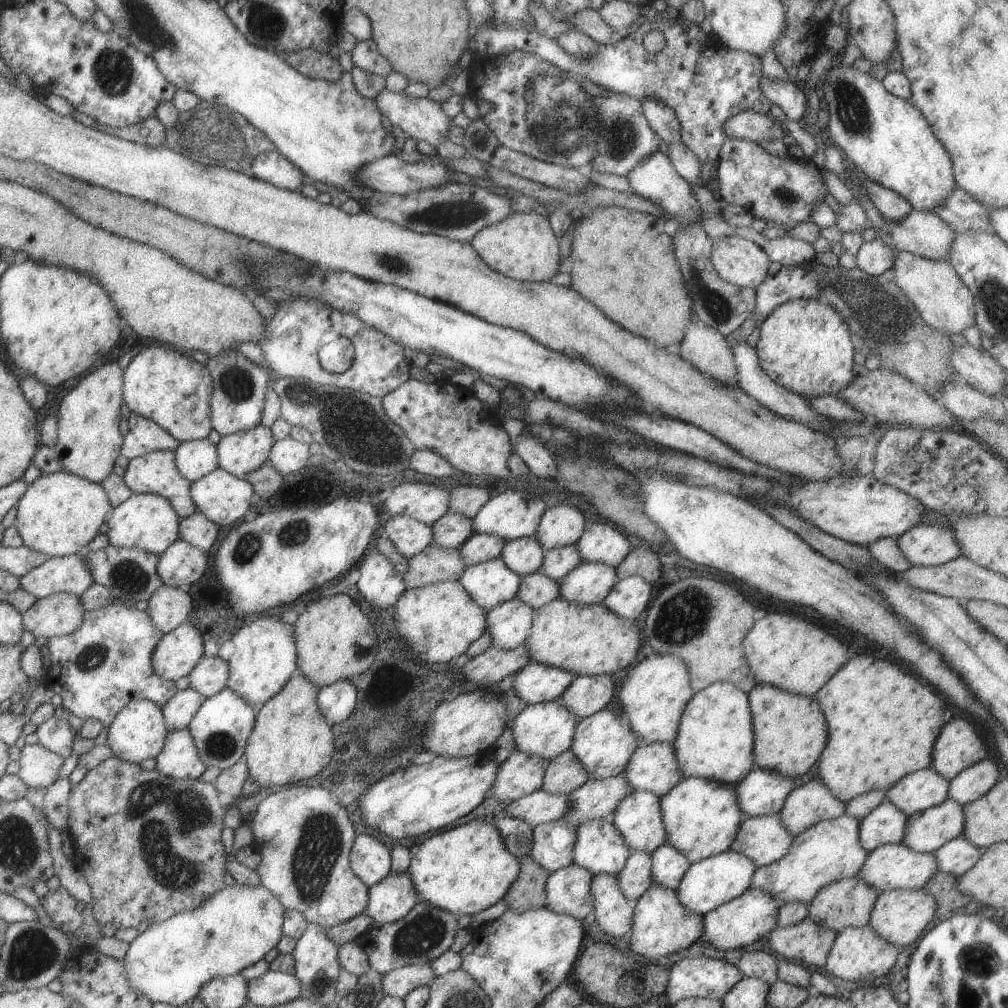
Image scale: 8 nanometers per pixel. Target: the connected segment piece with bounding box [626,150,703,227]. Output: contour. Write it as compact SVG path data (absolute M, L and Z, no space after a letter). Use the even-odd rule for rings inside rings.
M658 150L636 168L633 168L626 177L636 194L647 198L663 210L669 217L671 226L701 226L703 220L702 206L694 194L693 186L678 174L669 156L664 155Z

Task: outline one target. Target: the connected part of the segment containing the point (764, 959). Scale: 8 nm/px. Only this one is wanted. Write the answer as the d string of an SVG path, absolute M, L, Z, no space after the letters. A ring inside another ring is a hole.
M764 952L734 953L731 956L744 977L754 977L766 981L769 985L779 979L778 956Z

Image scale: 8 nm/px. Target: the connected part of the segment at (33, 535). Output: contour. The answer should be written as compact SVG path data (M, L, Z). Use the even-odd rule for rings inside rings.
M64 470L42 473L27 486L17 505L17 520L14 525L23 541L32 550L49 557L73 555L86 548L99 533L100 526L108 520L106 516L112 512L113 507L100 483Z

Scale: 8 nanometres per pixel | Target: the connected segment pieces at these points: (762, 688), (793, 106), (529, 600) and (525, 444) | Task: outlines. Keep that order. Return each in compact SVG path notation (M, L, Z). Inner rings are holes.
M756 684L749 692L749 703L755 736L755 767L792 778L806 774L819 760L829 737L826 717L818 701L813 697L793 695L775 686Z
M769 78L760 79L762 92L785 112L788 119L800 121L807 115L806 102L808 94L804 94L802 86L793 81L771 81Z
M538 571L522 577L516 597L537 611L560 597L560 587L558 581Z
M526 427L519 434L515 448L536 476L550 480L558 476L558 465L554 455L537 440L536 436L526 430Z

